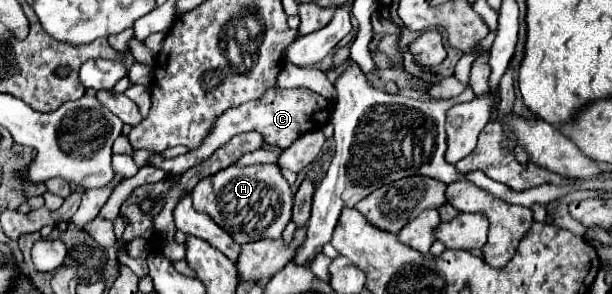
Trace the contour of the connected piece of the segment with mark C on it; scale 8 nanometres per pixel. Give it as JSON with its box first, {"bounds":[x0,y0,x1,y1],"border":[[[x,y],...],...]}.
{"bounds":[148,88,332,176],"border":[[[272,88],[260,100],[252,100],[252,102],[246,102],[246,104],[240,104],[236,108],[226,110],[214,122],[210,134],[204,138],[204,142],[202,142],[202,146],[198,146],[198,150],[190,150],[188,154],[176,156],[176,158],[162,158],[160,154],[156,154],[156,156],[152,156],[148,160],[148,164],[154,166],[154,168],[164,170],[170,176],[172,174],[182,174],[188,168],[204,162],[214,150],[218,150],[220,146],[230,142],[232,136],[242,134],[242,132],[258,132],[258,134],[262,134],[264,144],[278,146],[278,148],[284,150],[296,138],[300,138],[302,134],[322,128],[330,118],[330,110],[332,110],[332,104],[326,98],[322,98],[320,94],[316,94],[316,92],[308,90],[308,88],[292,88],[292,90],[274,90]]]}

